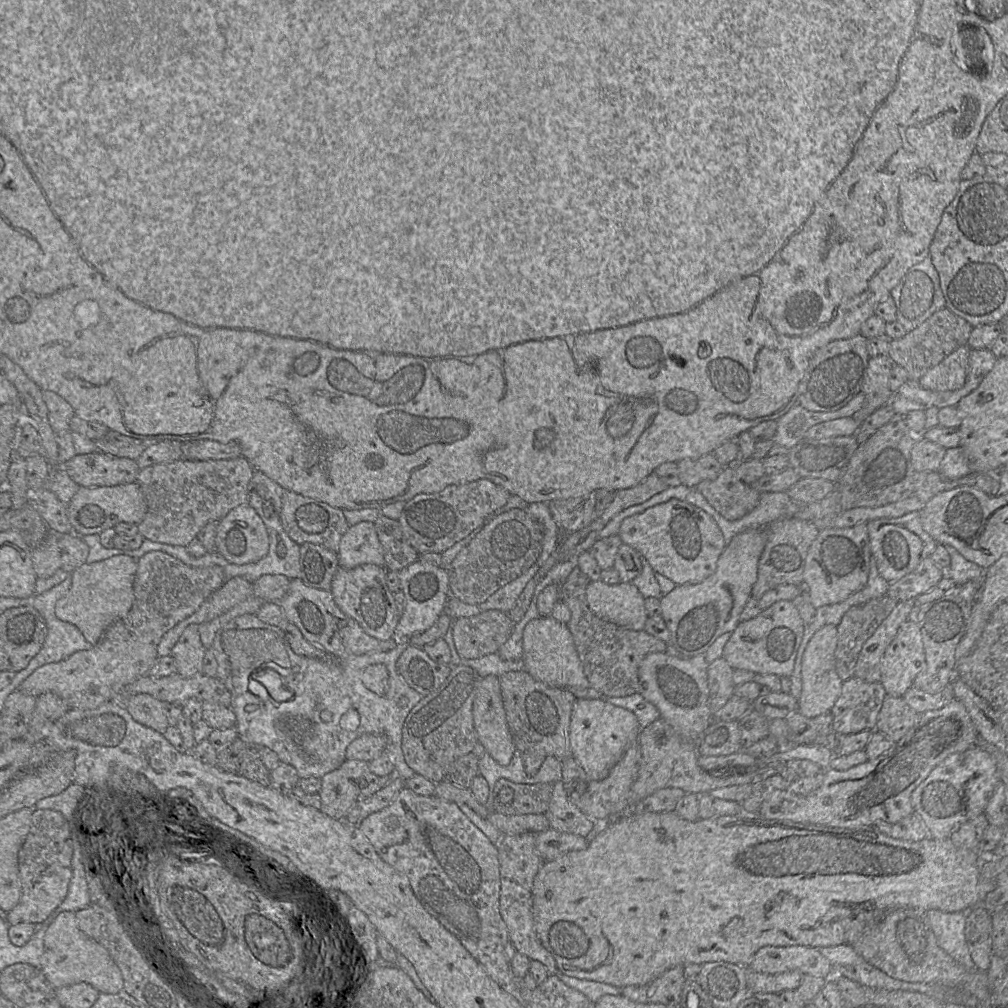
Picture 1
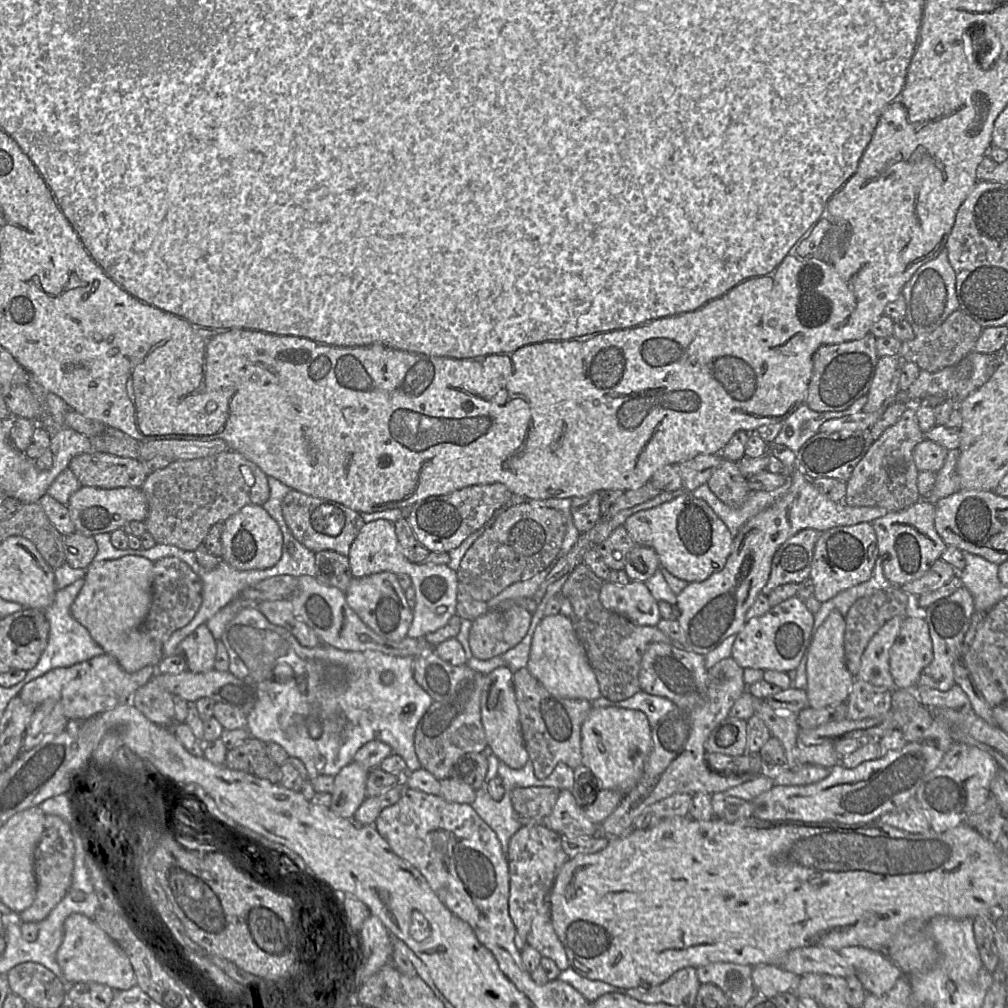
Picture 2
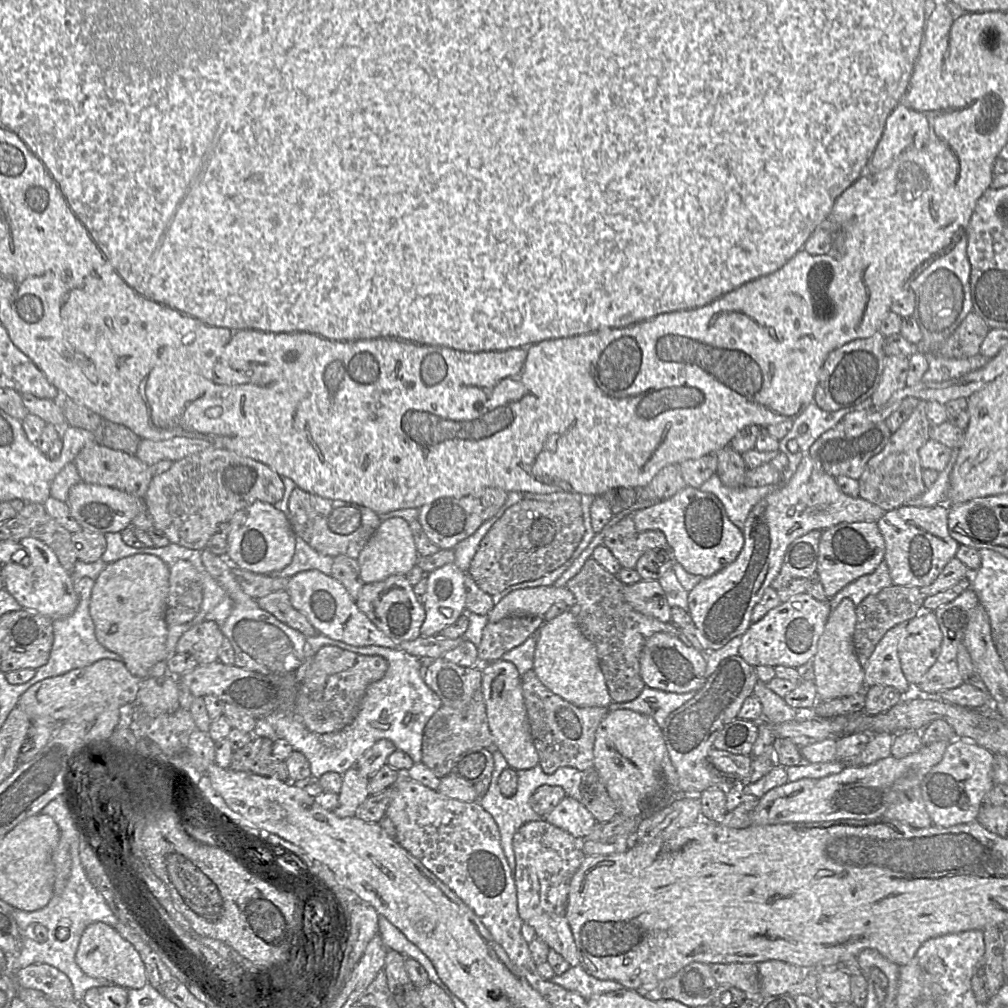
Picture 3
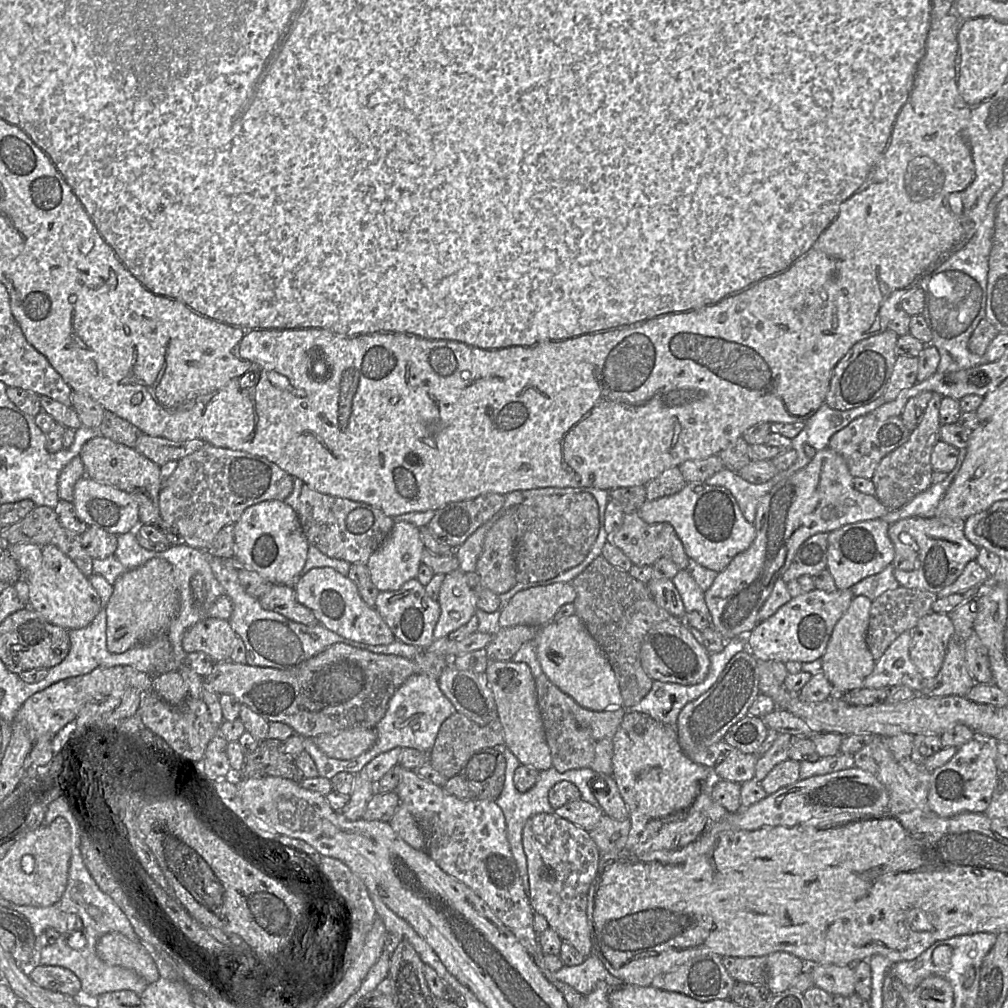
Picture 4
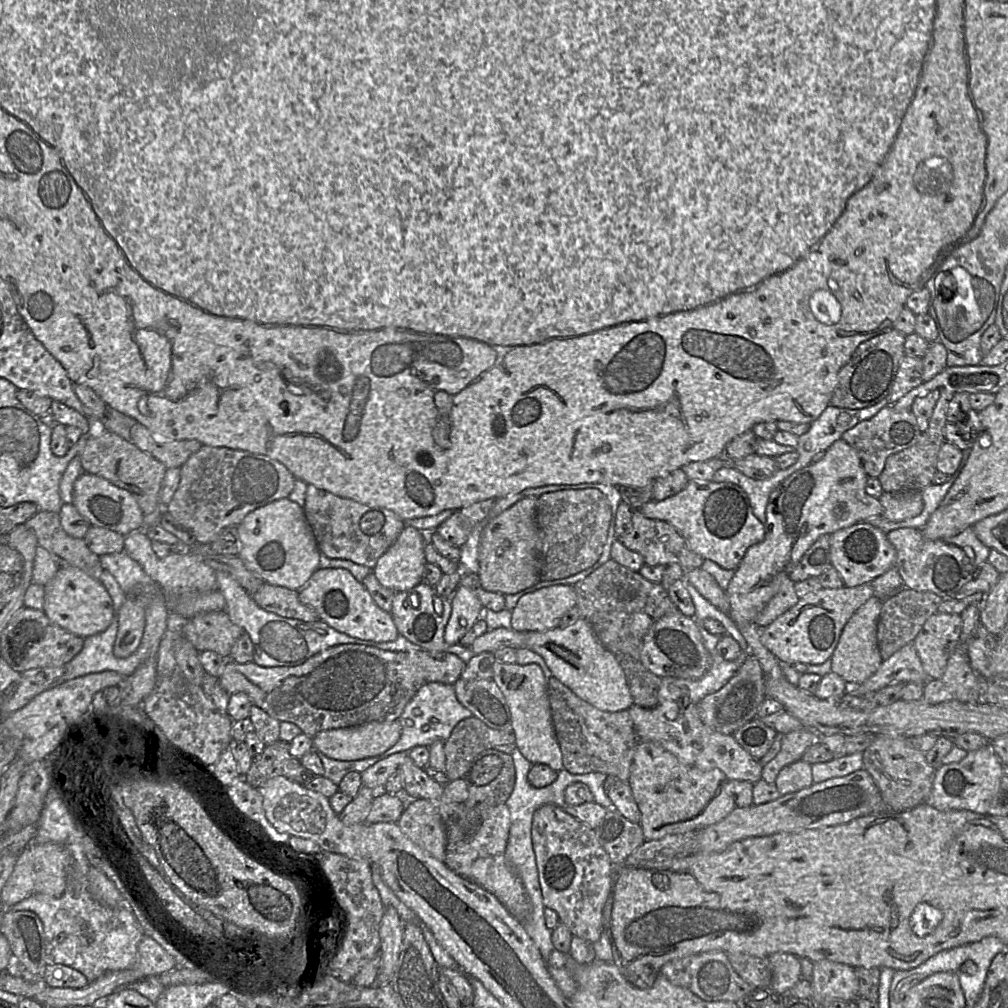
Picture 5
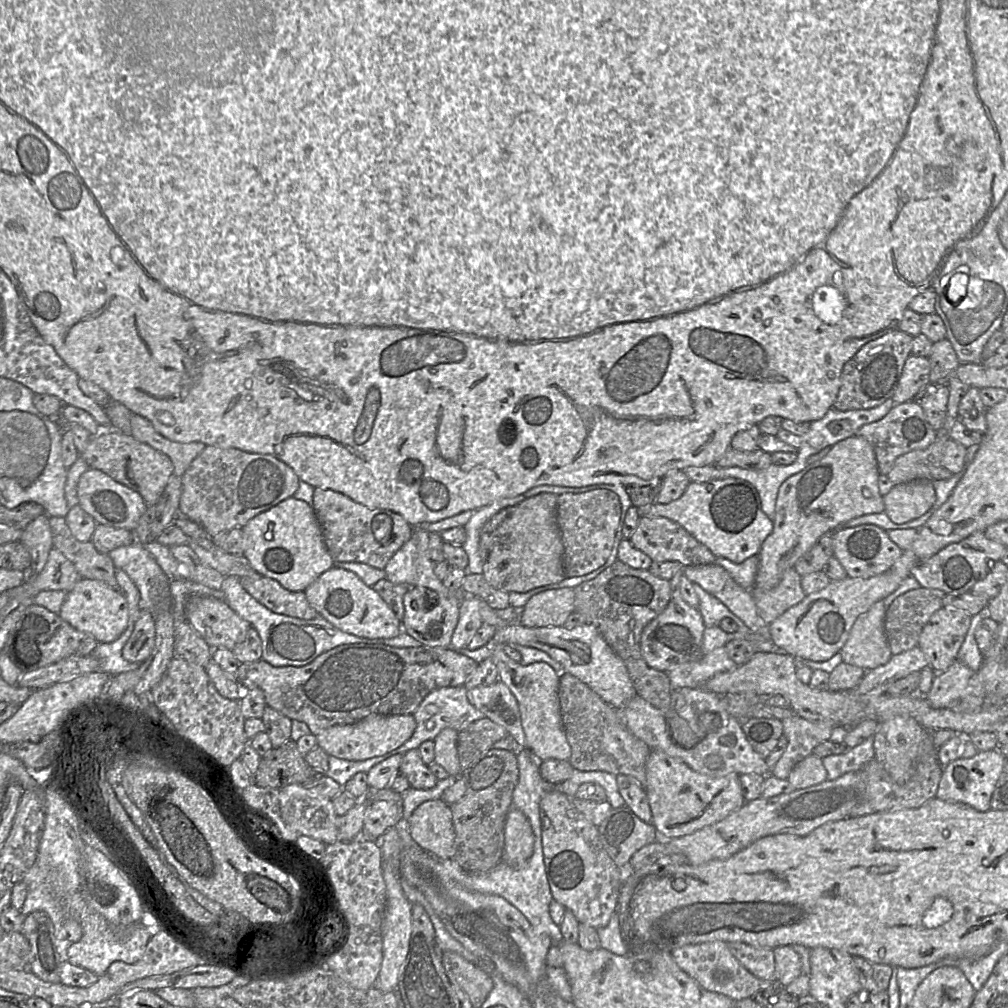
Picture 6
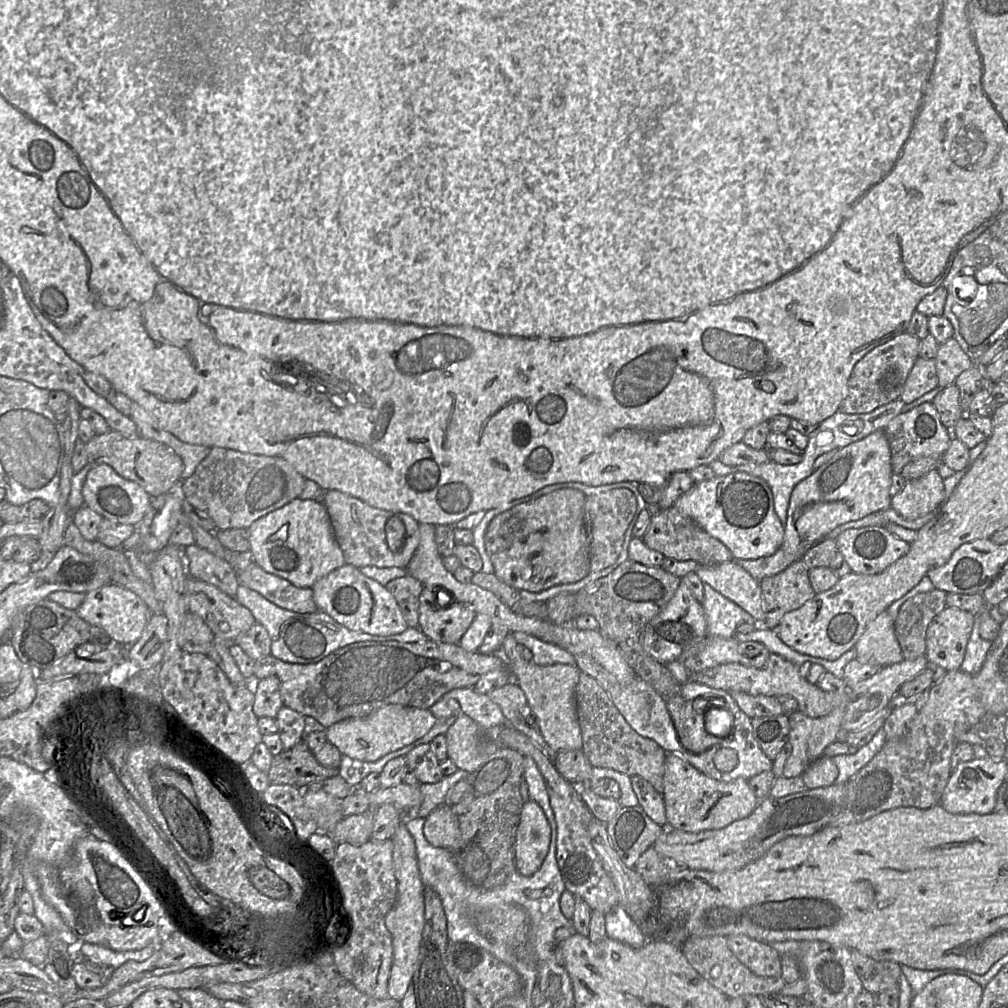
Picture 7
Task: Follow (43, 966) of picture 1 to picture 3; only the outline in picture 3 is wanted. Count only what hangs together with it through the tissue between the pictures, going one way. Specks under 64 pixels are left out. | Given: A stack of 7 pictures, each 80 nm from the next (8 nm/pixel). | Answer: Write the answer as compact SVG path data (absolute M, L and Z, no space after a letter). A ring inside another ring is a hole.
M102 922L86 927L77 948L75 961L86 975L107 980L126 989L140 989L147 984L145 966L139 953L113 927Z

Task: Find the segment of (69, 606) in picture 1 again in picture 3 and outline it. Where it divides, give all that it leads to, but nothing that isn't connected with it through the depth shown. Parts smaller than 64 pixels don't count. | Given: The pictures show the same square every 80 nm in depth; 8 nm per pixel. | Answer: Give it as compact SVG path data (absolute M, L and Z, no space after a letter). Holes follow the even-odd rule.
M145 554L129 556L108 563L95 579L91 591L89 613L98 642L109 651L118 654L128 671L141 679L168 674L166 661L171 655L166 646L168 626L165 621L165 608L169 591L169 567L156 556Z

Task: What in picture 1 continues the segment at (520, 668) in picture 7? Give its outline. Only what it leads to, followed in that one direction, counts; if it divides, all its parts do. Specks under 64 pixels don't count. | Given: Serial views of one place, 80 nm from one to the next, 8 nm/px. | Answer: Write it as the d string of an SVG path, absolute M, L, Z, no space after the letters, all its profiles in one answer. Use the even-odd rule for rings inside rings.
M489 675L481 680L473 702L473 722L478 741L501 766L507 766L516 751L503 707L500 677Z

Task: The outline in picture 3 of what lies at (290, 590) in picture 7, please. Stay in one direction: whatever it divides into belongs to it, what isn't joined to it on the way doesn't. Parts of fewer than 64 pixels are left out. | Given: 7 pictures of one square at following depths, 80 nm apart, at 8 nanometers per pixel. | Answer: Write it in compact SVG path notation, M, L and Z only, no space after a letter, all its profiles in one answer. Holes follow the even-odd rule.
M286 590L270 593L257 600L259 607L289 627L301 632L305 636L315 636L317 630L310 624L309 620L291 603Z

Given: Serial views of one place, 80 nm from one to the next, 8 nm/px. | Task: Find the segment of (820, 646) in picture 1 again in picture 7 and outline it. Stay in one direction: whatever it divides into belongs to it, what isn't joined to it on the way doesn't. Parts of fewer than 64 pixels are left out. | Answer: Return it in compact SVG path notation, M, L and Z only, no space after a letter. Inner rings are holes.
M887 611L881 612L868 624L853 648L855 659L864 664L884 667L904 660L895 635L894 621Z

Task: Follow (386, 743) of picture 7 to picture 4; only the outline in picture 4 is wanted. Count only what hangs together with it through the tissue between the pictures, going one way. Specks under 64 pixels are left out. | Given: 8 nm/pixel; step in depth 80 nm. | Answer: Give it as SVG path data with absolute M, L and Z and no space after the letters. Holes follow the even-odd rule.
M351 728L335 733L321 734L313 740L328 757L348 760L369 750L376 742L374 728Z

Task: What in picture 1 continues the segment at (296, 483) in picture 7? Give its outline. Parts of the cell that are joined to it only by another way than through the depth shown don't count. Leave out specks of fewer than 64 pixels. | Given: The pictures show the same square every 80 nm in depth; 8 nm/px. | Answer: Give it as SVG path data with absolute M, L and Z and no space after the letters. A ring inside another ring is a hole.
M243 456L220 460L182 459L140 469L136 482L144 495L147 512L138 524L138 534L154 542L188 547L207 523L219 521L237 506L248 504L253 474L254 468Z

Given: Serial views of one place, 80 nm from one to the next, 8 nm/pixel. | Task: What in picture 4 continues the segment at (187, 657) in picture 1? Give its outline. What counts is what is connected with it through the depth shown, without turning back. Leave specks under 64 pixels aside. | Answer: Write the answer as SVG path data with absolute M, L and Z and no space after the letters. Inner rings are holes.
M207 618L184 633L182 648L186 654L204 652L216 663L229 661L237 637L228 620Z

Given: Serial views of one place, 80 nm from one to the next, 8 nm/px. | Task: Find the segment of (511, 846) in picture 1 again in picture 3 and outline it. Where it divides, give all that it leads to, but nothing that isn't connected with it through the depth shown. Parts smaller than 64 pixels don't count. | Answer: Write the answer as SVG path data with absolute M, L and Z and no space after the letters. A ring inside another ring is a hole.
M540 819L518 829L513 837L513 851L513 873L520 917L534 929L535 938L543 940L571 966L578 966L577 947L566 919L566 907L571 879L586 856L582 851L582 841Z

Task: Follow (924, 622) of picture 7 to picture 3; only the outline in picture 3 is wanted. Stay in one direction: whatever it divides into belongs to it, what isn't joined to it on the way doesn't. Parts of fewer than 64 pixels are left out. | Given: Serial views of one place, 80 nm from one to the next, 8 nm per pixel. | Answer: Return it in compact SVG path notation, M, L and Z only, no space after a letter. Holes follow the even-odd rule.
M892 585L867 596L857 605L853 647L863 668L876 645L889 629L901 623L908 623L924 611L923 603L926 597L917 587Z

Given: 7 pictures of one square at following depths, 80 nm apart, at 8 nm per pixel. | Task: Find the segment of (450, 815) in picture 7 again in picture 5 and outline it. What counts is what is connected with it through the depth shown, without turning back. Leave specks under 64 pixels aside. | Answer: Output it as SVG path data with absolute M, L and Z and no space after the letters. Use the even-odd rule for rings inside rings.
M430 800L408 802L397 824L415 844L437 860L444 861L446 832L439 809Z

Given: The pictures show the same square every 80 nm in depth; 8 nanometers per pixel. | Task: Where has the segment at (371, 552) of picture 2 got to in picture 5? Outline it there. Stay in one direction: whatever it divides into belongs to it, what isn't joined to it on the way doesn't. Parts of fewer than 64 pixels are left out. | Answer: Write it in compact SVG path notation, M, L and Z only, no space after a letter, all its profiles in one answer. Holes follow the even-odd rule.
M406 525L372 569L379 583L393 592L402 592L423 581L426 542L425 533Z

